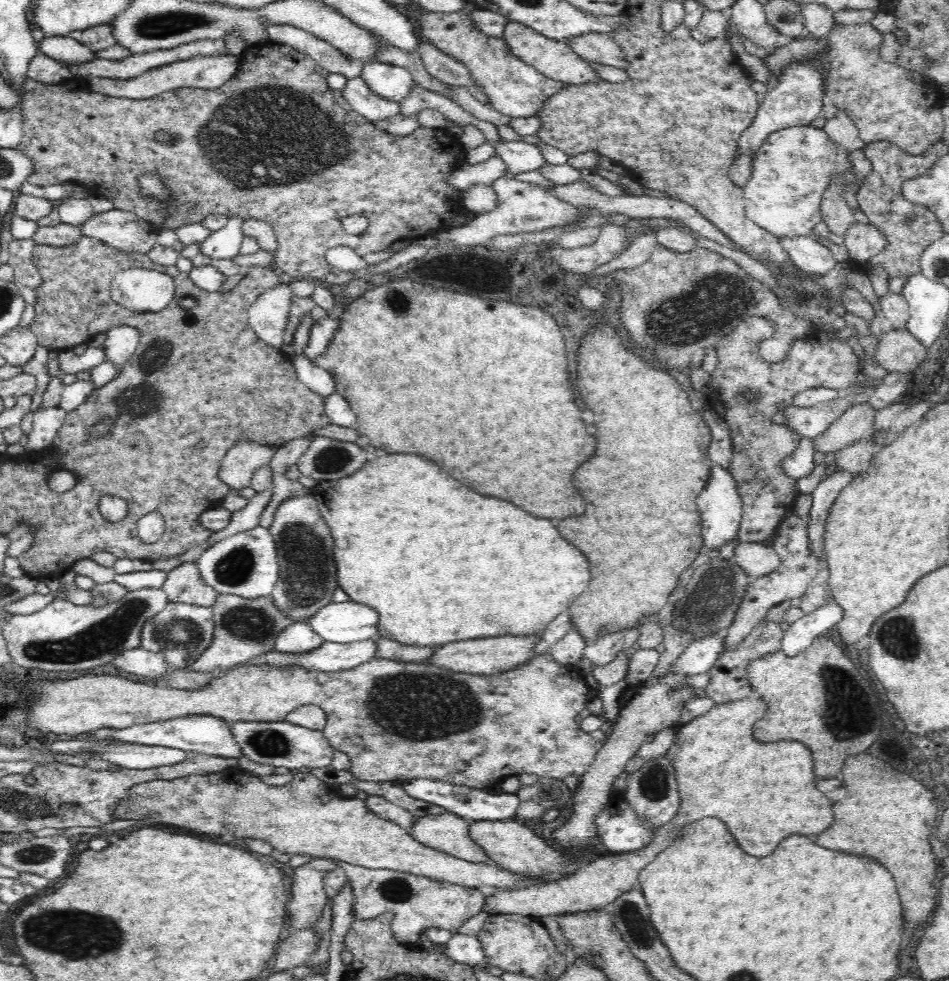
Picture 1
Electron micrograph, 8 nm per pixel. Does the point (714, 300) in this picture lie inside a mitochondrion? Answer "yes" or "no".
yes

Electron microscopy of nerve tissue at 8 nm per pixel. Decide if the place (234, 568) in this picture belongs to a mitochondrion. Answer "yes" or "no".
yes

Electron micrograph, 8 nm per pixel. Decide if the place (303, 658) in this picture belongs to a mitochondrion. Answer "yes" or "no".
no

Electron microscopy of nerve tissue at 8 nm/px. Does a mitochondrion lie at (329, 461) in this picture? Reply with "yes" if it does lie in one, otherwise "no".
yes

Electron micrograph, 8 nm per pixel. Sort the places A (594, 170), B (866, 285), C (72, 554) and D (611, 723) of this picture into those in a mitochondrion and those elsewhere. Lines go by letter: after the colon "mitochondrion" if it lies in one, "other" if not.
A: other
B: other
C: other
D: other

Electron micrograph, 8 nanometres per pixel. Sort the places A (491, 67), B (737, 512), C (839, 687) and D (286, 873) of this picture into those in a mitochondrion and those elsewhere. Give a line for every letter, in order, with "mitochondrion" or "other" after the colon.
A: other
B: other
C: mitochondrion
D: other

